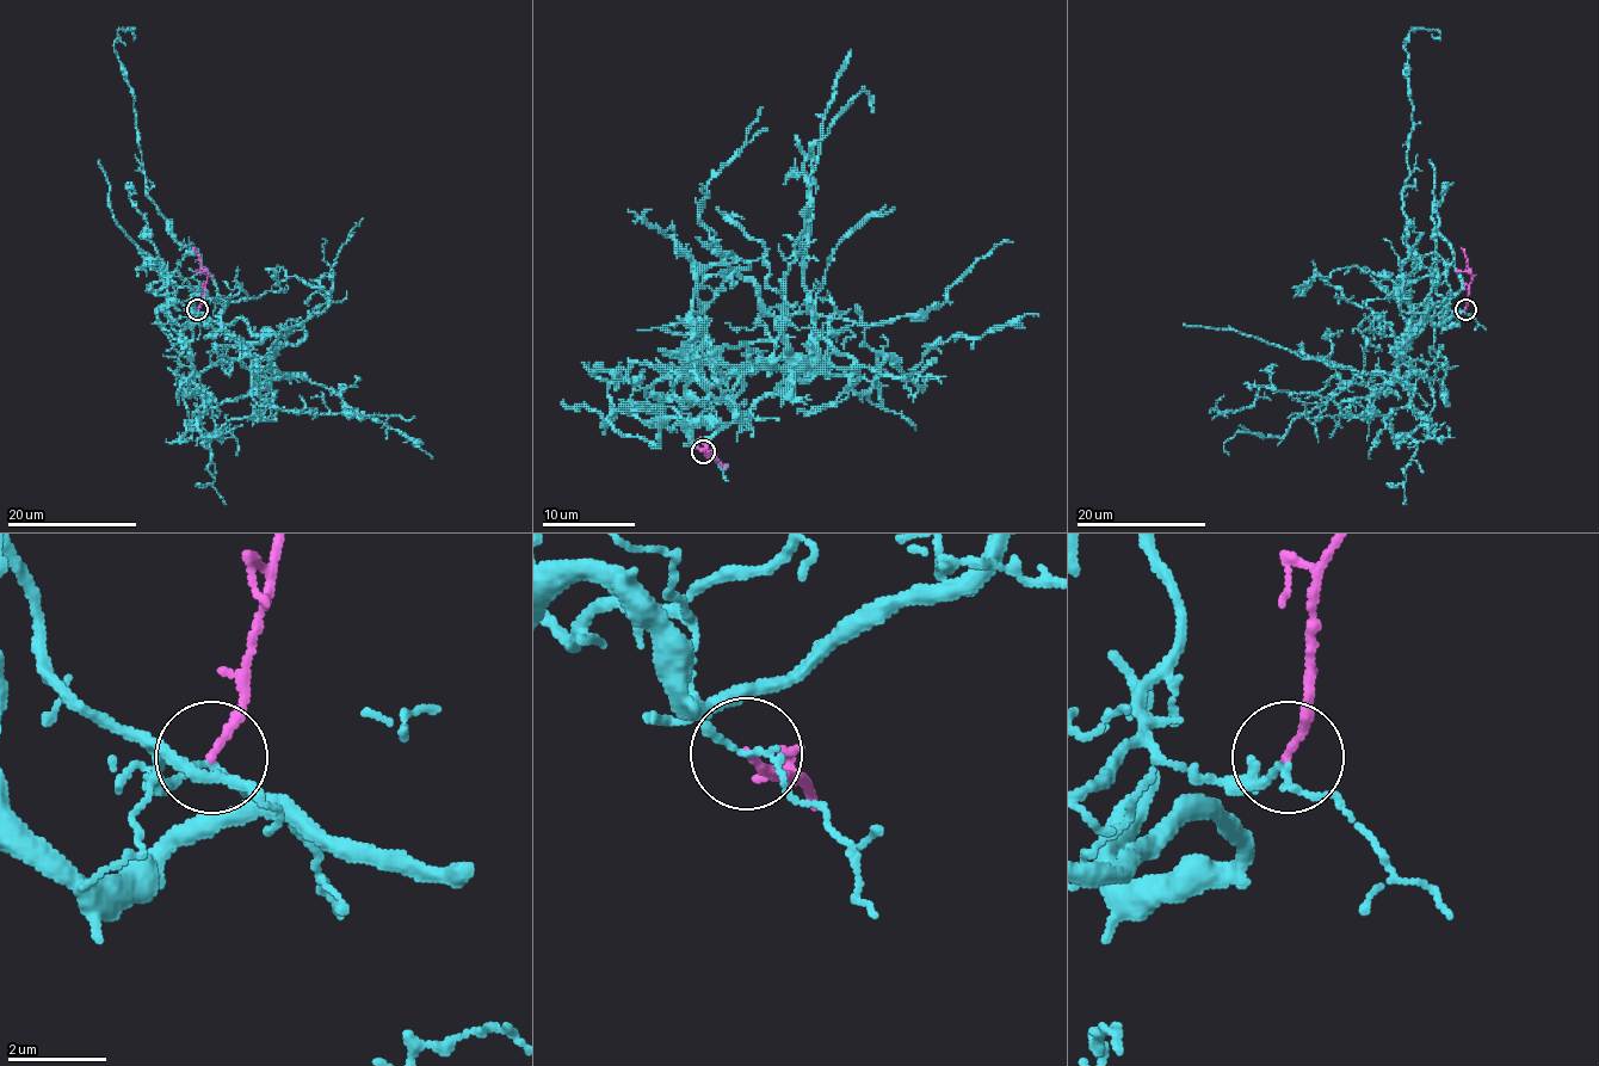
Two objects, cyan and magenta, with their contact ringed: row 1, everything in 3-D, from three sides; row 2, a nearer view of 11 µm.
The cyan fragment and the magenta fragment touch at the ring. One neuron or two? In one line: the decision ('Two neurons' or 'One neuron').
Two neurons

